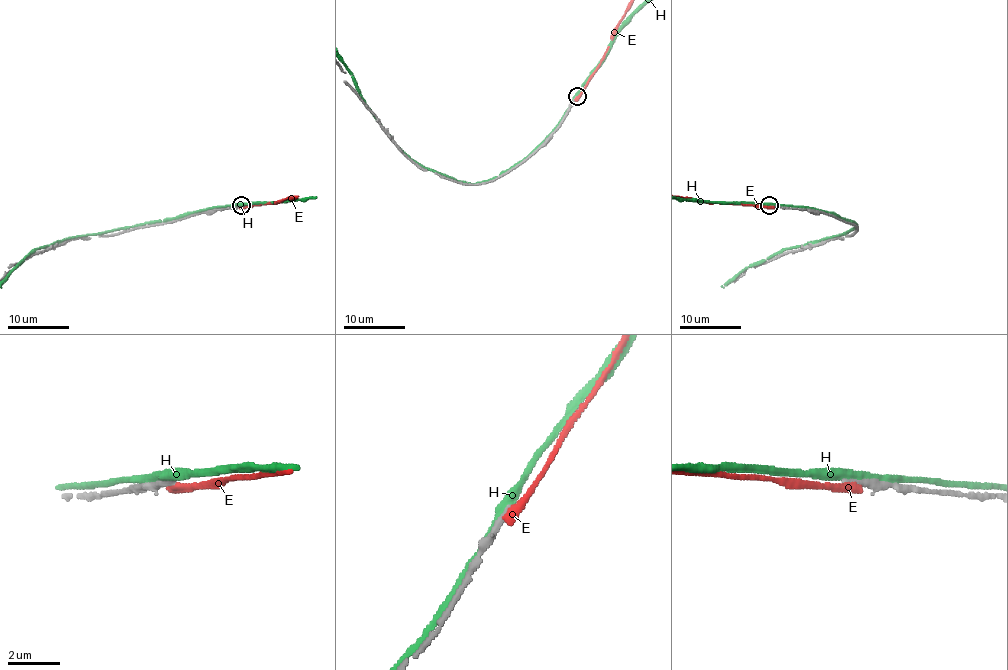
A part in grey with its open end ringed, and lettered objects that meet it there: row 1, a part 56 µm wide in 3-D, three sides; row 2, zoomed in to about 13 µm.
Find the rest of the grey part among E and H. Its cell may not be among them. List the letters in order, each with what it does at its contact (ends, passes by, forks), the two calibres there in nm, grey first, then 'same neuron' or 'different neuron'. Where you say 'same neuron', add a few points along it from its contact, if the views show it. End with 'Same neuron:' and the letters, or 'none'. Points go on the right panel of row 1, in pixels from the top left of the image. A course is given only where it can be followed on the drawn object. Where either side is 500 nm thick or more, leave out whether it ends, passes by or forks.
E: it ends; calibres 280 and 400 nm; different neuron
H: it passes by; calibres 280 and 260 nm; different neuron
Same neuron: none

